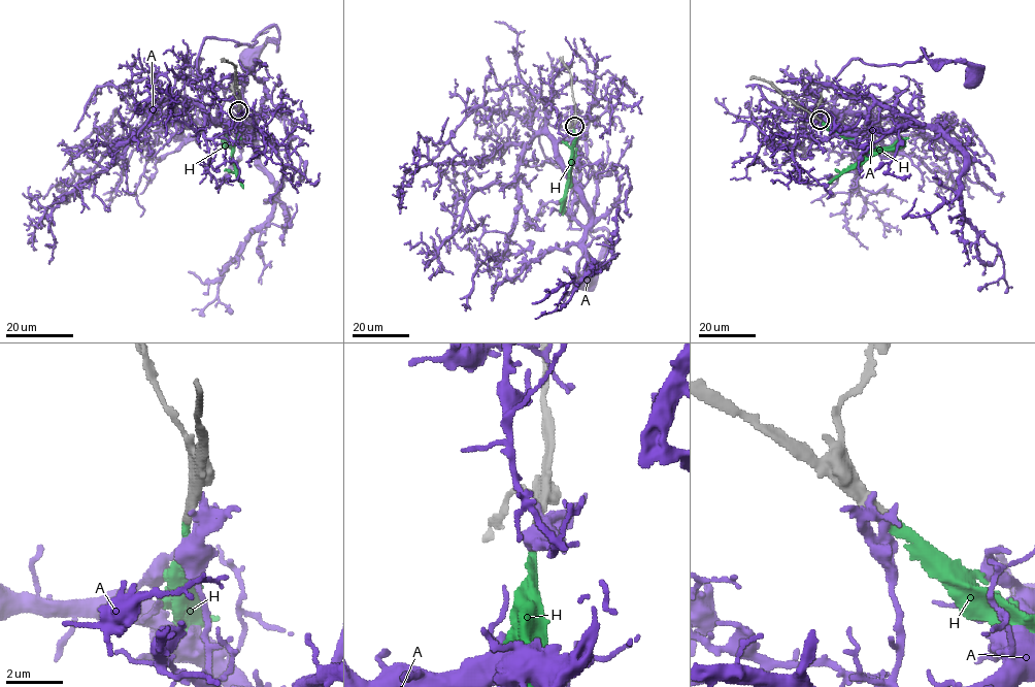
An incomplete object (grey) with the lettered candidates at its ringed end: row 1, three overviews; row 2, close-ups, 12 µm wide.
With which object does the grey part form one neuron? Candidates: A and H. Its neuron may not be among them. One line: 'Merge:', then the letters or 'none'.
Merge: H

